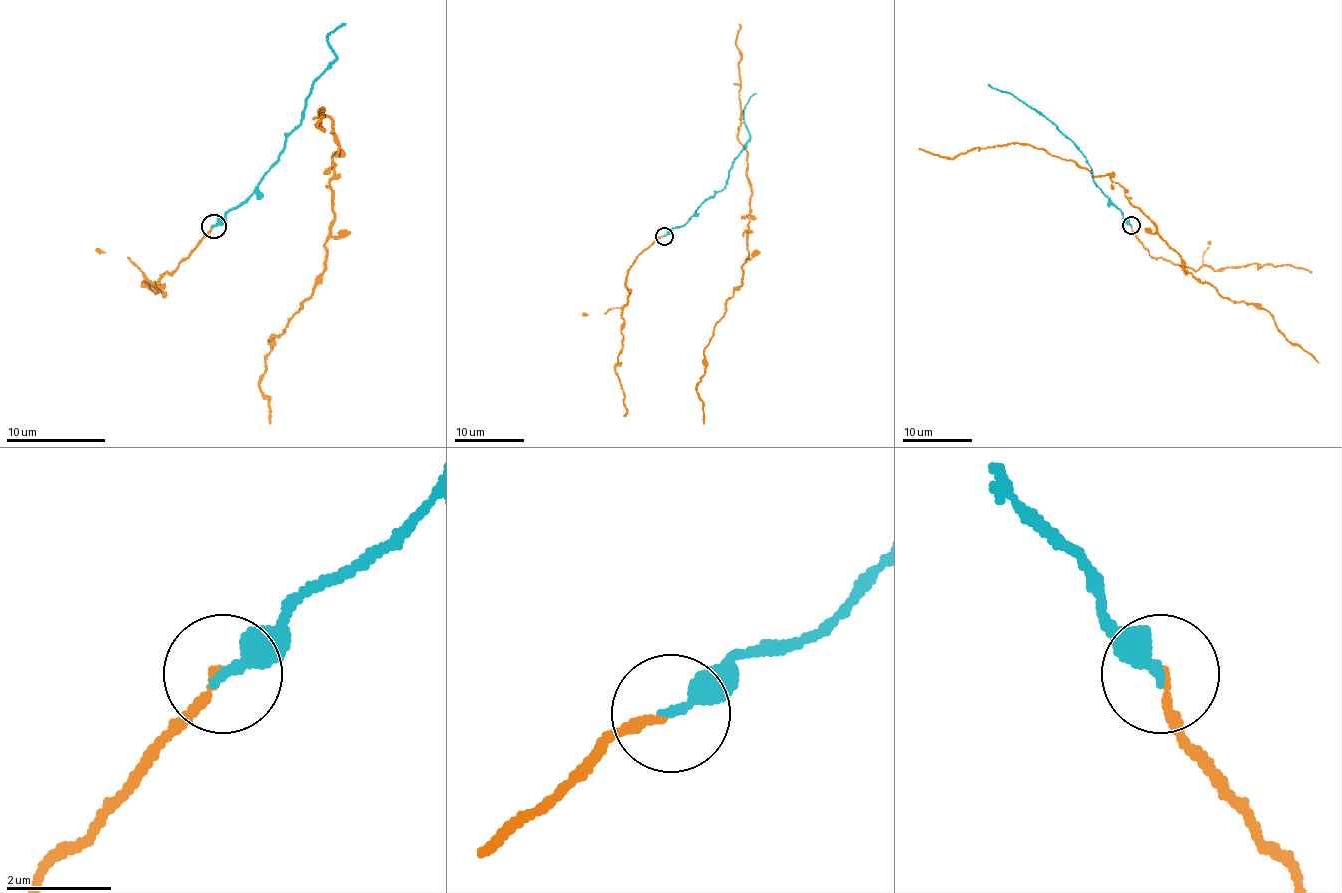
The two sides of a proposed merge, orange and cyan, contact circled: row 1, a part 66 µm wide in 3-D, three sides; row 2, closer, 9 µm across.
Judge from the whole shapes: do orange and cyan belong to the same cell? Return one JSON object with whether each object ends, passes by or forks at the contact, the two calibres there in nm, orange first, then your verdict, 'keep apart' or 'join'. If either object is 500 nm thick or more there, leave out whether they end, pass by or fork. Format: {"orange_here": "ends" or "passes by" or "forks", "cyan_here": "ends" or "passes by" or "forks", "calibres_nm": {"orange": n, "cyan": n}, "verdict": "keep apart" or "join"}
{"orange_here": "ends", "cyan_here": "ends", "calibres_nm": {"orange": 160, "cyan": 300}, "verdict": "join"}

